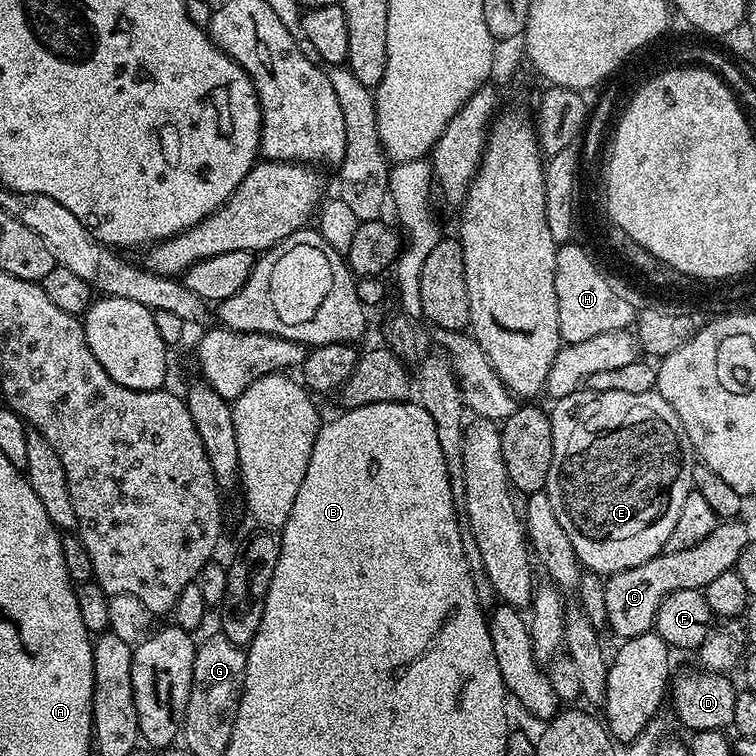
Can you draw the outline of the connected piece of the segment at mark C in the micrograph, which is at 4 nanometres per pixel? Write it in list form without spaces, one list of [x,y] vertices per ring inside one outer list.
[[[737,518],[717,523],[716,528],[710,530],[710,534],[706,534],[706,538],[702,538],[702,542],[698,542],[698,546],[690,546],[686,550],[678,550],[677,552],[663,551],[659,556],[650,558],[650,562],[642,562],[642,566],[634,566],[630,570],[611,573],[604,580],[606,618],[610,632],[620,636],[621,641],[651,632],[656,623],[658,606],[662,606],[664,599],[670,594],[674,594],[674,590],[694,590],[695,588],[702,590],[707,584],[714,582],[714,578],[718,578],[718,574],[733,571],[742,550],[746,550],[746,546],[750,543],[748,528],[742,521],[743,519]]]

